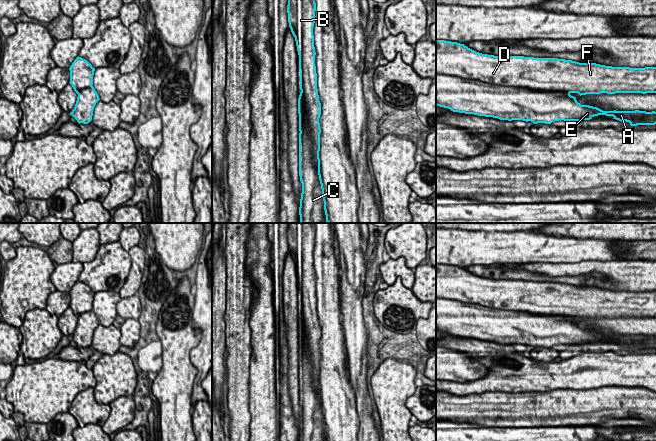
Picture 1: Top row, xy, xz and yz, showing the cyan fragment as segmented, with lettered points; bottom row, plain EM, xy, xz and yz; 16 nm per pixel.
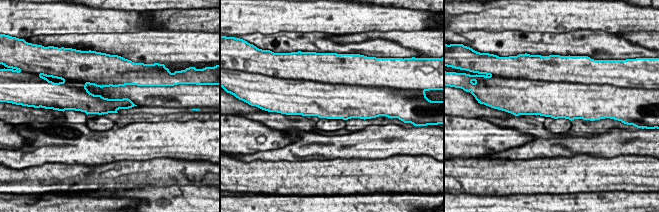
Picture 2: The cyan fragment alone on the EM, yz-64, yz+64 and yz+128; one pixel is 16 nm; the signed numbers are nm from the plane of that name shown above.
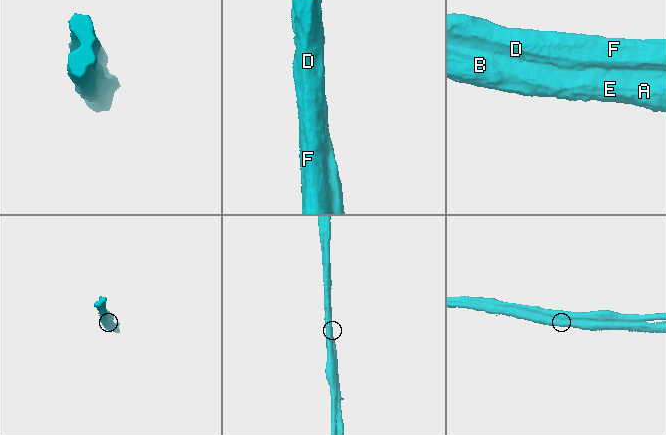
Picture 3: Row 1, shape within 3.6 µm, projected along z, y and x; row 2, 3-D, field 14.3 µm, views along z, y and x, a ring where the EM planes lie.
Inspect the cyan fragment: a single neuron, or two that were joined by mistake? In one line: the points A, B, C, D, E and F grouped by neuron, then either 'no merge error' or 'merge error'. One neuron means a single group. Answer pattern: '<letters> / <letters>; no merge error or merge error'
A B E / C D F; merge error

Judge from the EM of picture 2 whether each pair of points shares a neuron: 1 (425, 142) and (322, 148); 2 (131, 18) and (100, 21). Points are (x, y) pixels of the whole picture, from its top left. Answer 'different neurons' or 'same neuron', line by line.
1: same neuron
2: same neuron

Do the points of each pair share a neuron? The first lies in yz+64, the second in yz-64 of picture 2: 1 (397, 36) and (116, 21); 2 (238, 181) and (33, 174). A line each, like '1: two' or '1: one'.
1: two
2: one

